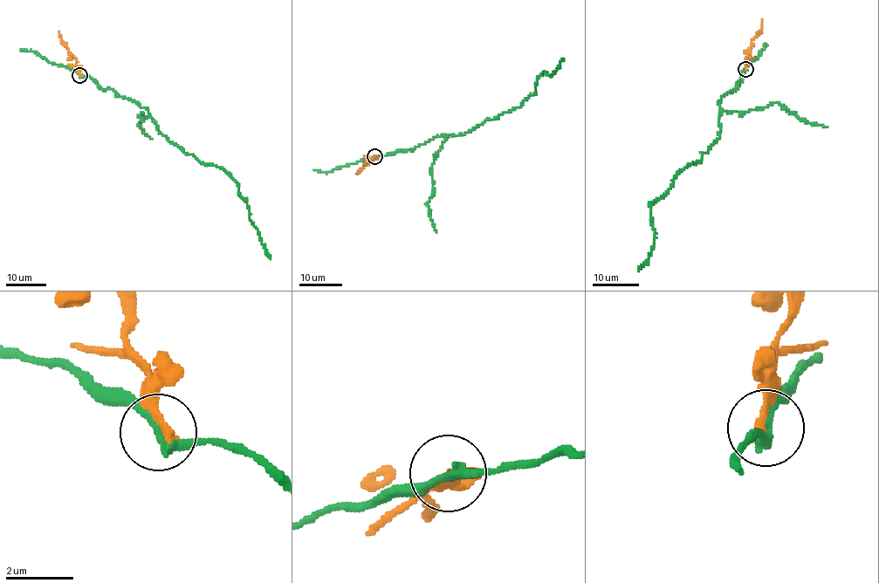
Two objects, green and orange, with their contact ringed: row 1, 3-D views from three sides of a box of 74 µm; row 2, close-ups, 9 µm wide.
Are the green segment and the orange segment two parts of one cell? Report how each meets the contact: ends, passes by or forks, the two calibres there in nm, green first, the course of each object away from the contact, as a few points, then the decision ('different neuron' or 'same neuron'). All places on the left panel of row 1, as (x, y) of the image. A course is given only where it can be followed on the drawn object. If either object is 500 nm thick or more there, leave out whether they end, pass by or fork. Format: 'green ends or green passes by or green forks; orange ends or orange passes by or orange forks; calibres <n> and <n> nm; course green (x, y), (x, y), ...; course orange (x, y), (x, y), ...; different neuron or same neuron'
green passes by; orange ends; calibres 280 and 240 nm; course green (79, 75), (147, 109), (170, 141), (201, 161), (223, 168), (238, 187), (271, 258); course orange (79, 74), (75, 58), (62, 41), (58, 30); different neuron

